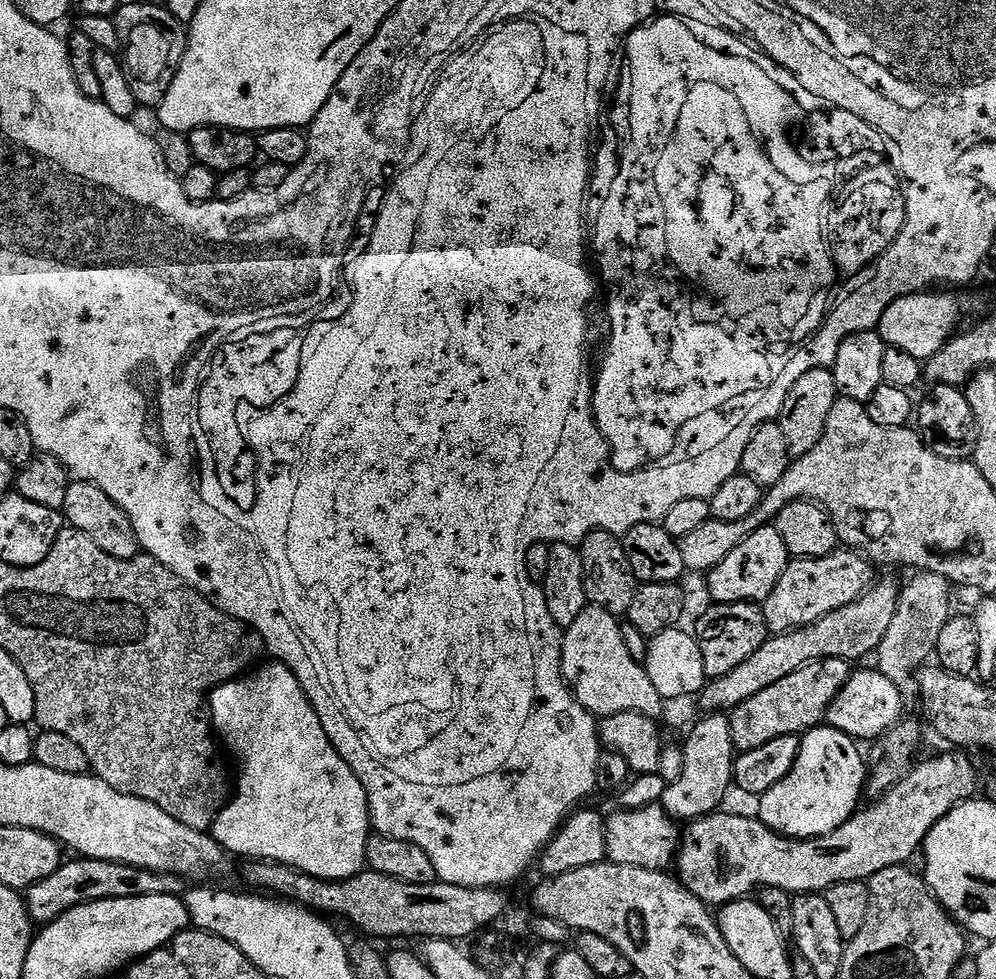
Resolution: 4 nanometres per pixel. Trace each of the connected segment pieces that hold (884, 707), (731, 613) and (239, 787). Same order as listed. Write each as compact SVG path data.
M871 667L853 671L852 677L842 686L838 698L828 708L827 727L842 730L842 734L857 742L874 742L886 730L890 730L905 715L904 700L900 697L901 685L883 676Z
M734 602L733 604L713 603L700 616L694 627L694 635L702 650L702 666L708 680L722 678L722 674L730 674L730 670L742 666L750 654L762 646L769 638L763 607L759 603Z
M271 663L265 668L257 667L255 670L249 671L239 680L231 680L218 686L207 697L206 708L210 713L215 735L222 741L225 749L228 747L236 755L236 760L240 763L240 777L237 780L235 777L234 780L234 795L224 805L222 811L217 814L215 822L212 823L210 835L224 849L225 853L232 855L233 852L236 856L248 856L244 858L249 861L272 860L275 864L285 864L319 880L349 880L357 876L359 872L365 871L366 868L366 842L370 835L366 790L362 786L362 782L358 782L354 770L350 770L350 766L340 757L338 750L334 750L326 730L322 730L322 722L318 718L318 714L312 703L308 701L308 696L302 690L298 678L284 664Z

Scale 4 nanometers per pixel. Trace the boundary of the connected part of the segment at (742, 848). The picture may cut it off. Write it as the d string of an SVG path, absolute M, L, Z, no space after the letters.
M944 750L941 756L932 756L929 760L921 759L912 769L906 774L906 778L902 778L902 782L898 782L893 786L888 793L871 801L872 805L861 807L859 811L852 815L842 826L838 826L838 830L834 830L825 836L816 836L812 840L794 840L786 836L778 836L771 832L763 822L761 822L755 815L752 816L735 816L732 812L721 810L712 813L710 816L704 816L700 820L693 820L687 825L688 828L683 829L682 835L678 840L678 847L676 850L676 858L674 861L674 872L681 884L686 890L690 890L690 894L694 894L694 898L698 898L703 904L709 906L723 906L734 902L735 900L742 900L751 897L753 893L761 888L777 888L778 890L786 890L793 894L803 894L805 892L815 892L817 894L823 893L824 889L834 886L838 882L854 882L855 880L867 881L874 874L878 874L878 870L890 870L890 866L898 866L899 864L907 865L908 859L912 855L919 853L924 846L924 839L930 834L930 830L934 830L934 826L938 822L942 822L942 818L946 818L946 814L950 814L950 810L954 810L959 804L965 804L970 799L977 795L976 787L980 784L980 776L976 773L976 768L972 765L972 760L967 751L964 750Z

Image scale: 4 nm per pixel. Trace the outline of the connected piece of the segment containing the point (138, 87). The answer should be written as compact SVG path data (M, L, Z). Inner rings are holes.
M147 2L140 4L121 3L119 10L114 17L118 38L121 40L120 52L122 53L122 63L124 70L128 74L130 90L134 90L134 98L137 105L155 109L166 98L170 90L170 82L174 82L178 66L186 54L188 45L188 28L180 23L174 14L164 6L150 6Z

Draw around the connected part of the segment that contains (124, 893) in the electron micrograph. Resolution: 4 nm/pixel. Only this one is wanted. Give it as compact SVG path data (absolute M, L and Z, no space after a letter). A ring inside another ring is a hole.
M68 858L58 870L54 870L54 874L50 874L50 878L42 878L42 882L26 889L26 903L33 921L43 926L54 923L62 914L90 902L143 896L183 897L185 891L185 877L171 876L169 872L151 872L145 868L109 860Z

